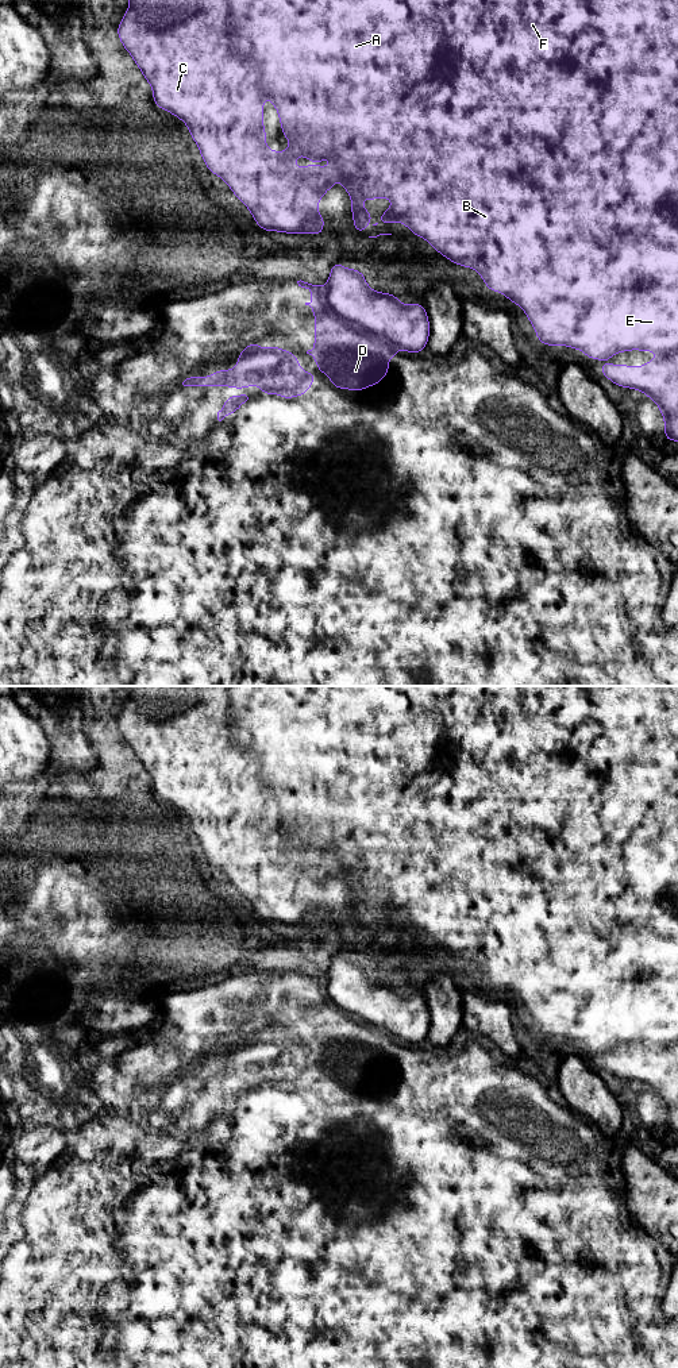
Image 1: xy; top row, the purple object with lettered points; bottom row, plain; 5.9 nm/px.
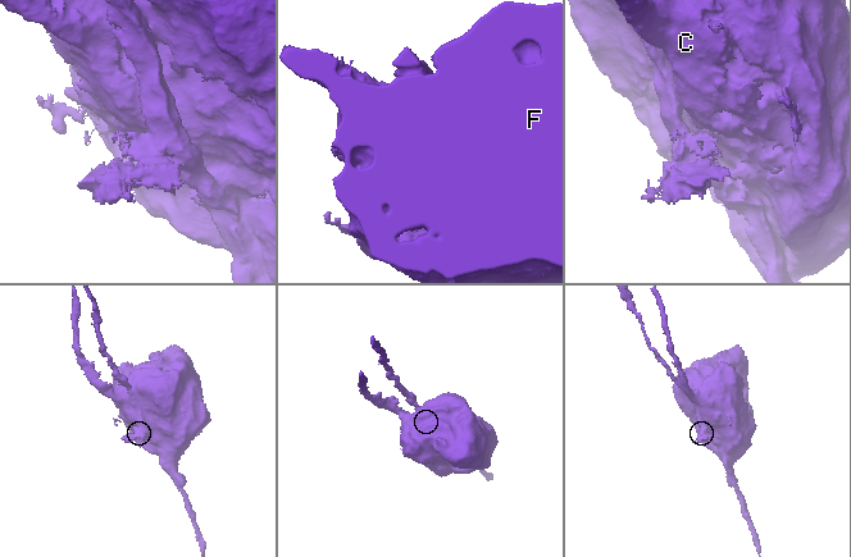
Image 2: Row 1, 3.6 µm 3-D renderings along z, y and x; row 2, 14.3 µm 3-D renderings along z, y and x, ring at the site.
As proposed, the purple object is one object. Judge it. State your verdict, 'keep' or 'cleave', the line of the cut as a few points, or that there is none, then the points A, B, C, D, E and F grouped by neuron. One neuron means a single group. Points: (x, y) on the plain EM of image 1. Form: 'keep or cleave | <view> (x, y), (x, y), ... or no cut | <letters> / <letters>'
keep | no cut | A B C D E F

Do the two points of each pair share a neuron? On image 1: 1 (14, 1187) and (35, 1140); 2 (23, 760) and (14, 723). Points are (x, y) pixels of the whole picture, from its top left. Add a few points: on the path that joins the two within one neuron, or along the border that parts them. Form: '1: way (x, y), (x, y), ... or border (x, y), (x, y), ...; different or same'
1: way (14, 1175), (14, 1162), (23, 1152); same
2: way (18, 751), (14, 747), (14, 732); same

